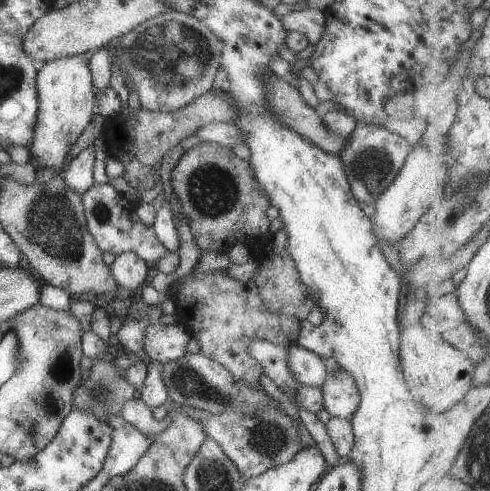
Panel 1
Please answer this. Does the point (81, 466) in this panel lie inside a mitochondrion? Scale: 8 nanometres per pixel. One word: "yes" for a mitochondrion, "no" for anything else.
no

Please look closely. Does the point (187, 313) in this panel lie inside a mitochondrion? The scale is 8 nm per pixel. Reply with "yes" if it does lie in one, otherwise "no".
no

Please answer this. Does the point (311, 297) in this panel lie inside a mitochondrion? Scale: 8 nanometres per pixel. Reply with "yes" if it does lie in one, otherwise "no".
no

